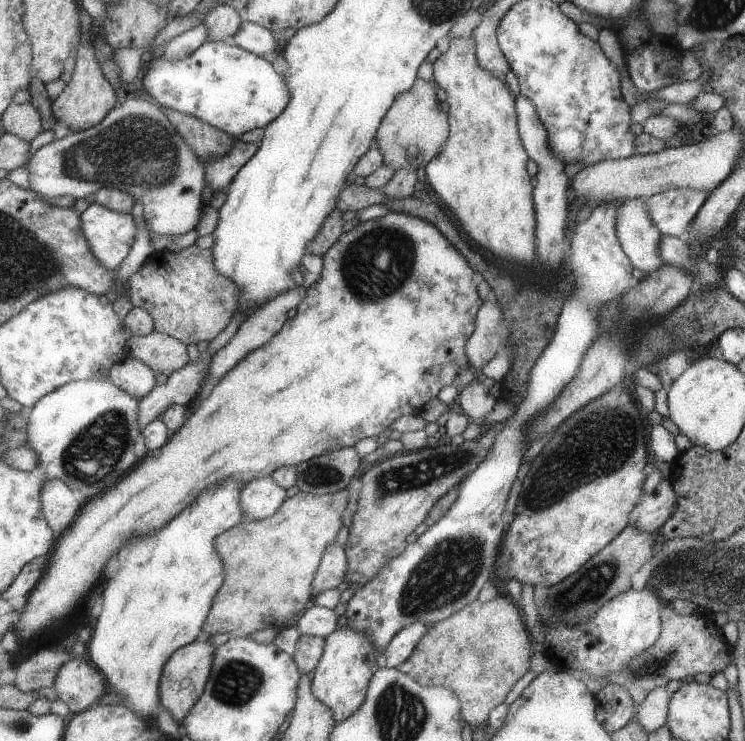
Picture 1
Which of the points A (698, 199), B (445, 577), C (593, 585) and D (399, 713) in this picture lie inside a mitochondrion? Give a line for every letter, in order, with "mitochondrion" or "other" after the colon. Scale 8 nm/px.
A: other
B: mitochondrion
C: mitochondrion
D: mitochondrion

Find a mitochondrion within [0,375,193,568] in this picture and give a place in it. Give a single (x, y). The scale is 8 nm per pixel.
(96, 453)

